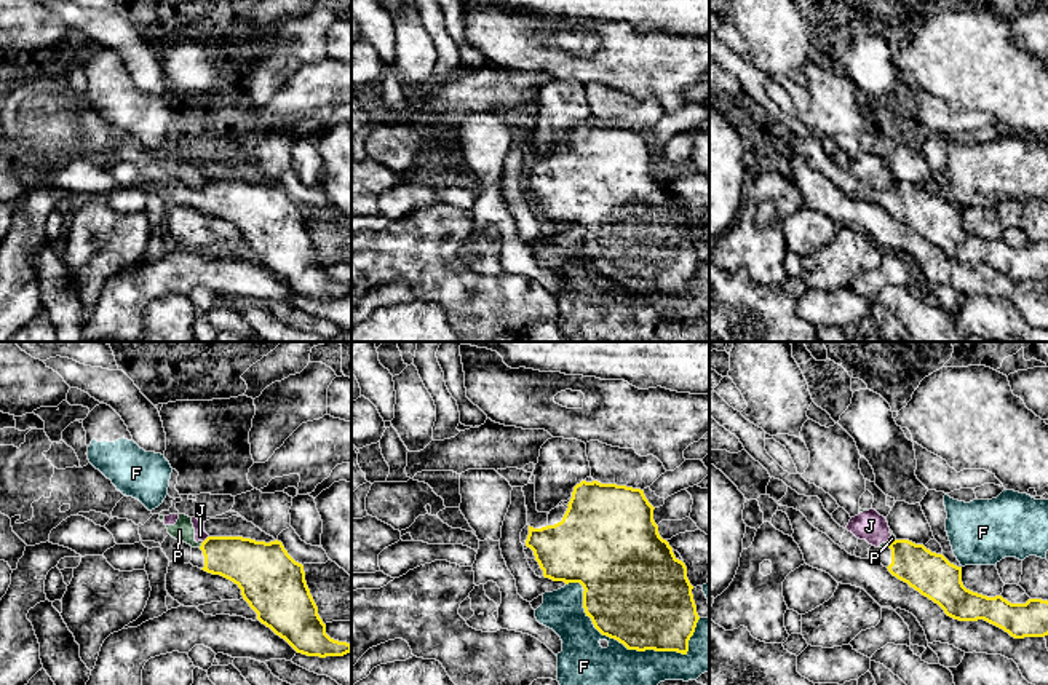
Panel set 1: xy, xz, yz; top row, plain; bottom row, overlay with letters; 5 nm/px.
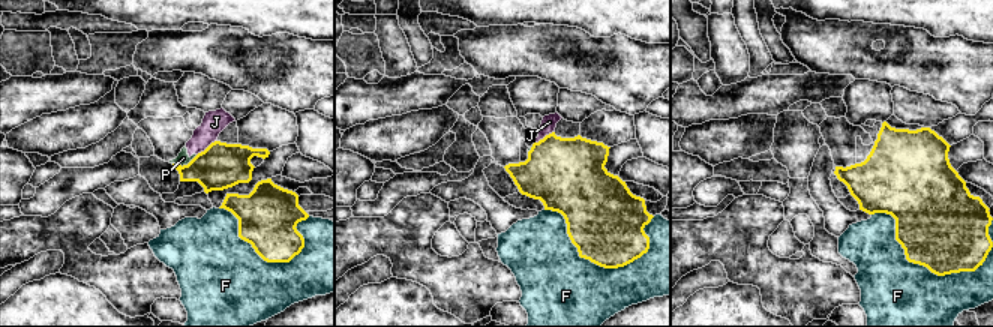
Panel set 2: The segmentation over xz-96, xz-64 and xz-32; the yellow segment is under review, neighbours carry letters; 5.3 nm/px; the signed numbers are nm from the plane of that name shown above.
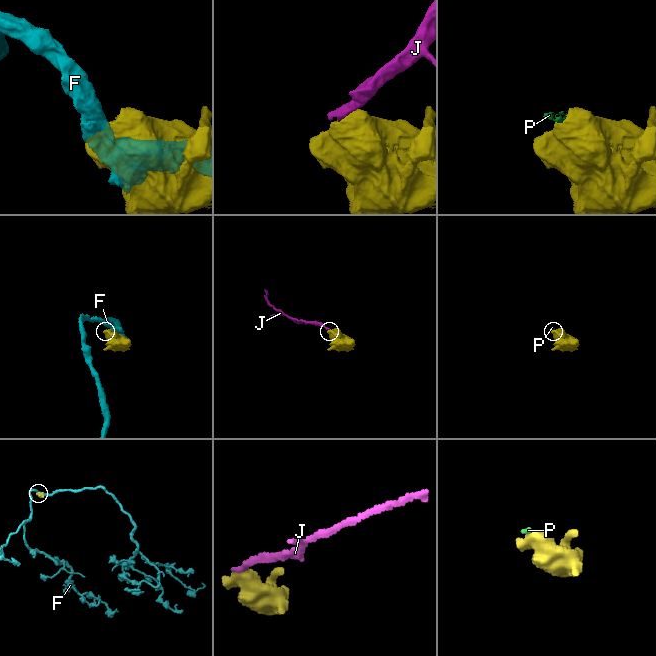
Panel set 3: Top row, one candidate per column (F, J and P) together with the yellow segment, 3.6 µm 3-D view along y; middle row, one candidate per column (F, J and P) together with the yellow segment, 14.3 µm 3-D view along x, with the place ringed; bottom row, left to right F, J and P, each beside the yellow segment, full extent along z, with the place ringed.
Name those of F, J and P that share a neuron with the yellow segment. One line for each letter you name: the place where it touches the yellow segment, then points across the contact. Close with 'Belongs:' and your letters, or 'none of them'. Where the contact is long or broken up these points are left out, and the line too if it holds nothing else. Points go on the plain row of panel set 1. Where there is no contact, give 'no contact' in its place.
Belongs: none of them

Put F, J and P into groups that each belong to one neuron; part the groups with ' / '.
F / J P

